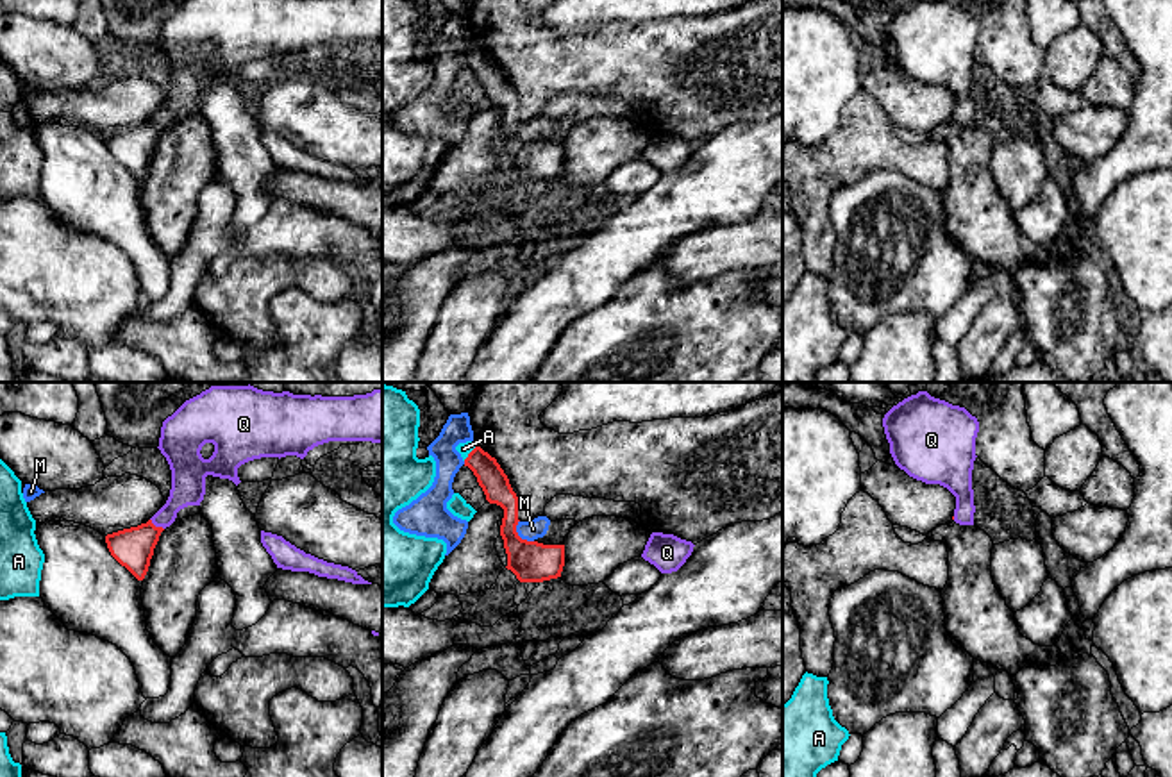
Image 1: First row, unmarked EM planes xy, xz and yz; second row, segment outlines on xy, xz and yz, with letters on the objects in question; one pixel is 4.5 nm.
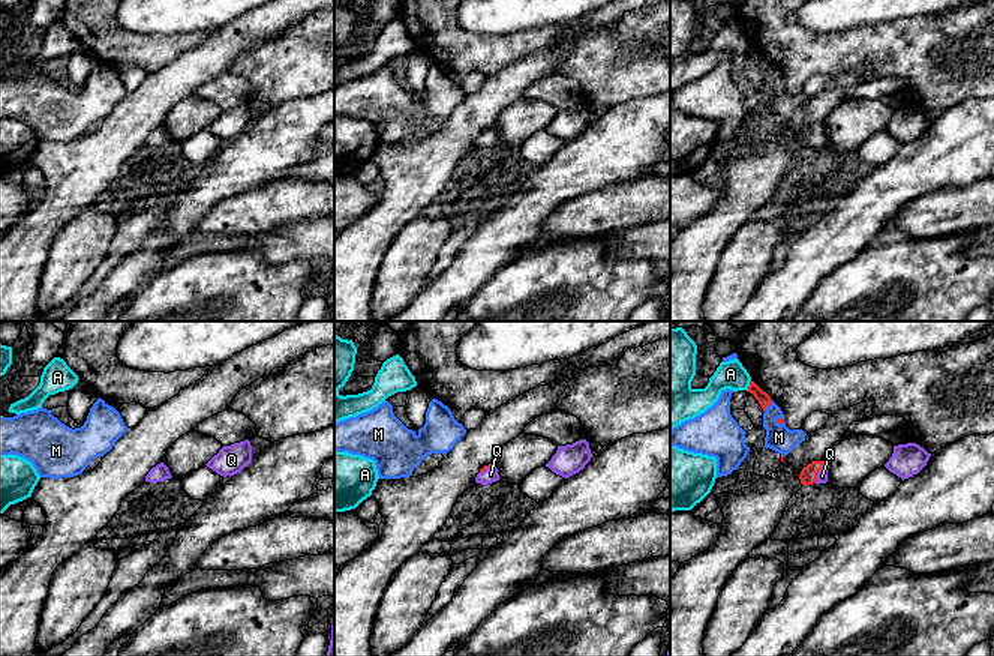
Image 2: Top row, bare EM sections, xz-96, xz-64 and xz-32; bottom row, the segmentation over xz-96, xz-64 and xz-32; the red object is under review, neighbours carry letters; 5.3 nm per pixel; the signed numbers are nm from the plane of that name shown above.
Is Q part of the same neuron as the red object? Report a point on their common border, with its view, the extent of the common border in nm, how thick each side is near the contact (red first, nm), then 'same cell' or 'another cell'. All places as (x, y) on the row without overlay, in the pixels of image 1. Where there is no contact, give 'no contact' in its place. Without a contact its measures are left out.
meets red in xy at (154, 125); contact 80 nm long; 180 nm thick on the red side, 160 nm on the other; same cell

